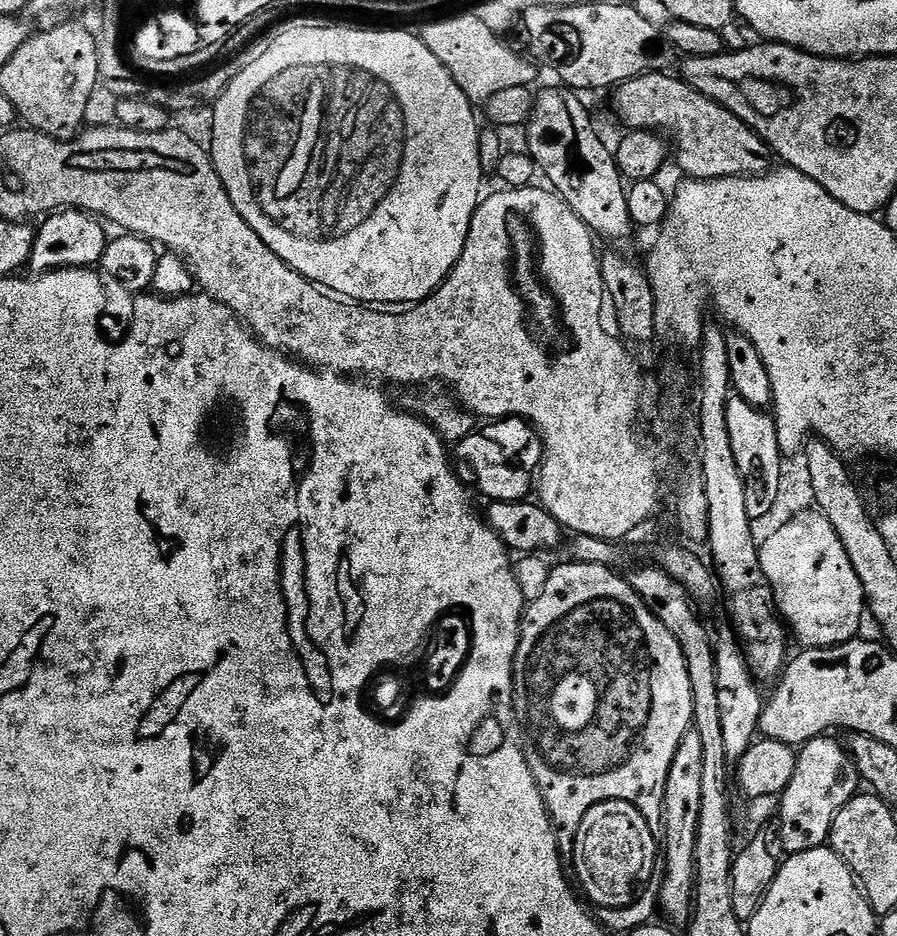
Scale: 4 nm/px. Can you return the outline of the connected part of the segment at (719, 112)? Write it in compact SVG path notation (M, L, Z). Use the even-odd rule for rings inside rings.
M667 71L648 72L615 89L616 112L629 124L629 129L655 130L667 134L670 140L672 135L676 143L674 160L676 156L685 172L683 175L694 180L763 176L773 167L770 149L758 133L718 102L698 94L698 90L684 83L683 79L668 75L672 74Z

